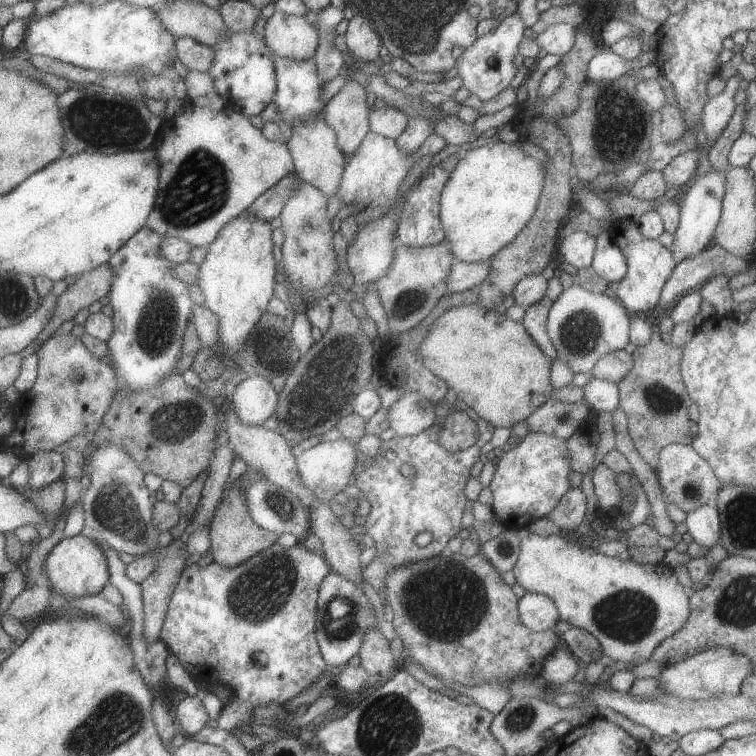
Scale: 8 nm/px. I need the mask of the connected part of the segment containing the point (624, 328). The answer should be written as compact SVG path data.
M573 283L569 288L563 289L549 307L545 330L557 358L561 358L574 374L585 374L590 372L601 356L623 350L629 342L631 317L617 300L612 300L604 293L592 293Z

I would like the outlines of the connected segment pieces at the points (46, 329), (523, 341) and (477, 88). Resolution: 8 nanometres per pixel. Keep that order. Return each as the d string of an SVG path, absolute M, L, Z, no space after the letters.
M101 264L91 272L80 274L76 282L67 286L67 289L57 296L57 306L49 318L49 322L43 326L41 334L35 338L30 346L35 351L44 340L47 340L62 322L69 319L79 319L86 307L95 300L107 296L113 280L113 272L109 270L109 264Z
M463 304L441 312L429 326L425 338L421 338L418 351L425 368L445 382L457 399L465 402L466 410L479 415L494 427L511 428L517 422L525 420L553 395L549 380L549 358L529 338L522 322L511 321L503 313L493 309L485 310L477 304Z
M514 11L511 16L500 19L493 33L488 32L476 38L473 44L456 52L457 75L461 78L462 86L481 102L495 98L509 85L516 72L512 60L518 53L518 44L524 37L525 27Z

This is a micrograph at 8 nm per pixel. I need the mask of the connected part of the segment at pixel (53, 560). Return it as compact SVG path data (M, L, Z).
M85 532L73 537L66 537L57 542L43 562L42 570L45 570L43 577L46 586L55 594L77 598L77 596L91 596L100 593L103 586L108 584L109 574L105 564L105 554L101 552L101 546L93 542Z

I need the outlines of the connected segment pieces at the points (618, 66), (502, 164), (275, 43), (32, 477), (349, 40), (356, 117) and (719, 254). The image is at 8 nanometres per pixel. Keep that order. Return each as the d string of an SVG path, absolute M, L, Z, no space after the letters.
M604 45L593 58L589 59L585 66L585 79L589 82L611 82L625 72L633 69L639 70L656 60L656 50L649 48L641 51L635 58L625 60L615 54L610 46Z
M503 141L468 150L441 190L439 220L455 261L489 261L529 222L542 188L543 166L517 146Z
M274 11L265 21L265 44L277 57L301 62L314 60L317 50L317 30L304 16Z
M55 451L36 452L25 459L28 466L27 488L43 488L62 477L63 454Z
M355 14L348 20L344 36L352 60L365 63L375 62L379 58L379 35L364 14Z
M348 73L343 76L345 84L326 102L322 116L327 122L327 126L330 126L335 133L337 146L342 154L349 155L355 152L361 140L365 138L365 134L369 132L367 117L370 110L367 108L364 88L355 82Z
M712 245L695 258L684 258L675 265L671 276L660 292L659 305L667 307L678 300L684 292L695 291L713 276L727 276L745 272L751 259L739 258L725 252L721 246Z

